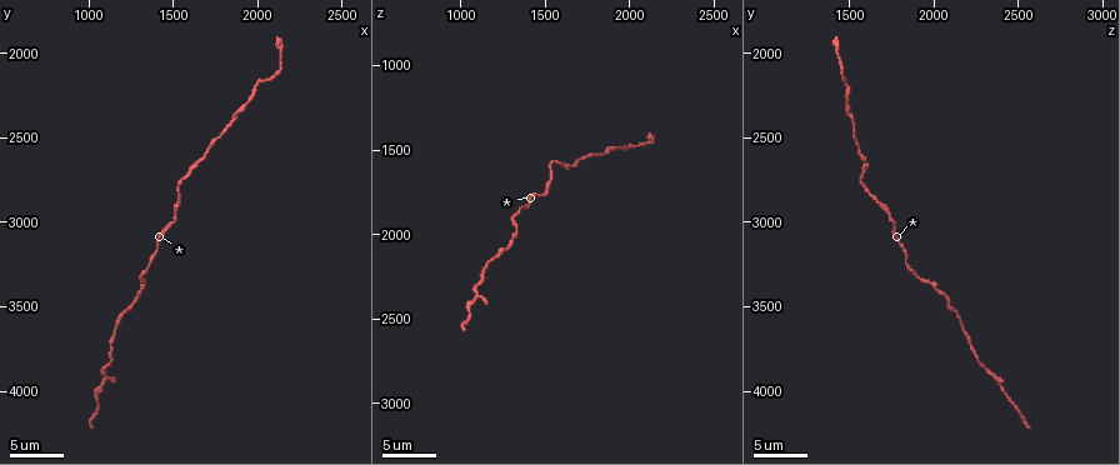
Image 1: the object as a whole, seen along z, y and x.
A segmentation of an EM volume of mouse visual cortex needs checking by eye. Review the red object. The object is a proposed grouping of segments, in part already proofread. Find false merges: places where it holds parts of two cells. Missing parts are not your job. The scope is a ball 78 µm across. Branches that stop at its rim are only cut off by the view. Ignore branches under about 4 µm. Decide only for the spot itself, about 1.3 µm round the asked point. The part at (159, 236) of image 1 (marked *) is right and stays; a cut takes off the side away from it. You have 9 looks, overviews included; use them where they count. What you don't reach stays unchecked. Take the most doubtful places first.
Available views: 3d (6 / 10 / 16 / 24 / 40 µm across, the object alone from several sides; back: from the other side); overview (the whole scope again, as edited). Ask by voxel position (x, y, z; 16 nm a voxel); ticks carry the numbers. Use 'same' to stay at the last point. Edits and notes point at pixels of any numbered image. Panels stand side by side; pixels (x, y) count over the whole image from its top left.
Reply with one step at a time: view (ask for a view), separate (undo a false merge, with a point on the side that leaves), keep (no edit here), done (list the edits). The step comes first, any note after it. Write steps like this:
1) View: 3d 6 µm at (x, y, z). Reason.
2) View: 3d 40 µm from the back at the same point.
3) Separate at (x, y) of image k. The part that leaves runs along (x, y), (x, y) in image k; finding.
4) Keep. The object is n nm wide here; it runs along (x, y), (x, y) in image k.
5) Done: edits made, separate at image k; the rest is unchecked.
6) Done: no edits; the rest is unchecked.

View: 3d 10 µm at (1960, 2280, 1480). Sudden change in width.

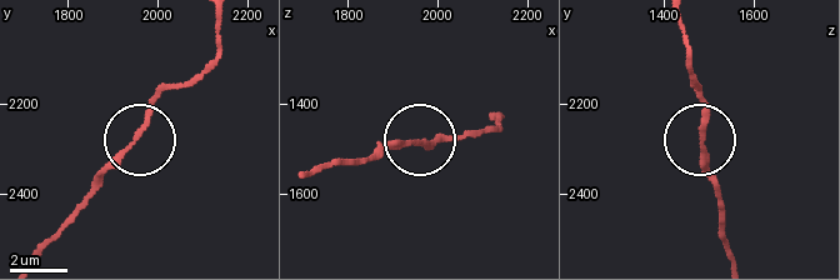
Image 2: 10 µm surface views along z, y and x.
View: 3d 6 µm at (1960, 2270, 1480).

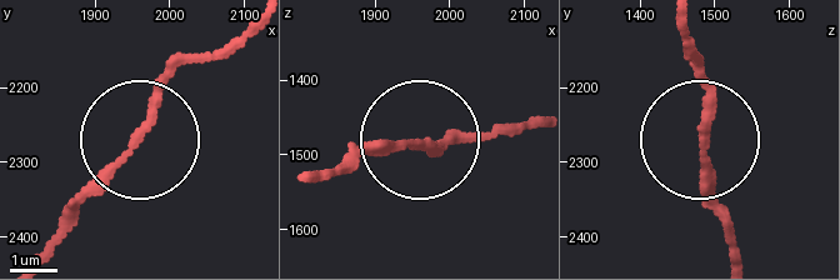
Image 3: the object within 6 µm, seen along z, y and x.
Keep. It runs along (31, 258), (164, 90), (208, 59) in image 3; continuous, no second cell.

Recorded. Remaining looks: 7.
View: 3d 16 µm at (1060, 4000, 2420). Sudden change in width.

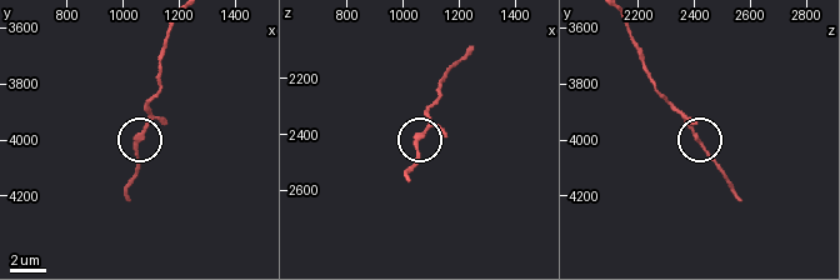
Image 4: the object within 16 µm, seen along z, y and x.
View: 3d 6 µm at (1060, 3990, 2410). Zoom in.

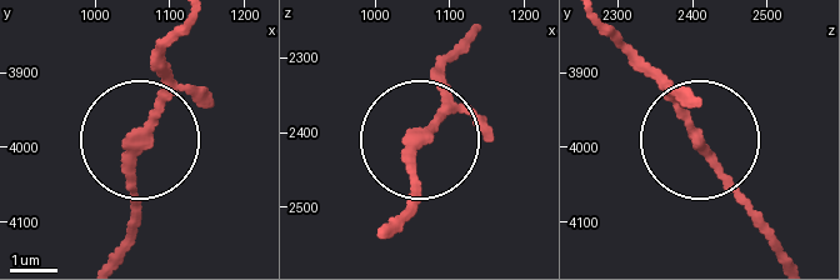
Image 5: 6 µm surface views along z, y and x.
Keep. The object is 230 nm wide here; continuous, no second cell.

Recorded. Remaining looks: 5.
View: 3d 16 µm at (1680, 2640, 1600). Thick turns thin.

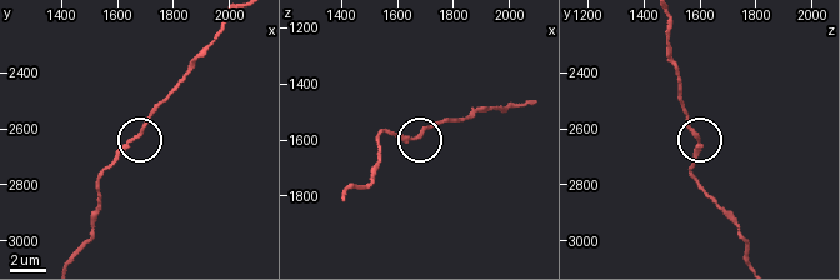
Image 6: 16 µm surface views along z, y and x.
View: 3d 16 µm from the back at (1680, 2620, 1580).

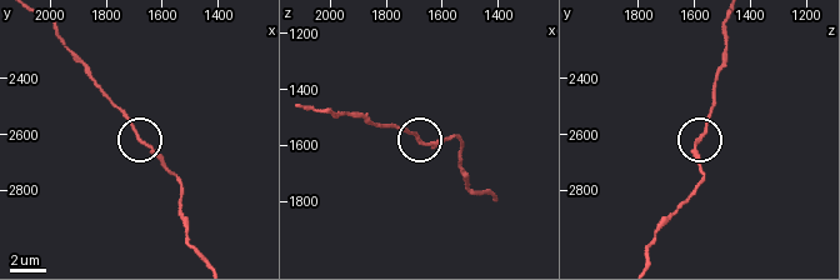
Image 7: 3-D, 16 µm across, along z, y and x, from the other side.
Keep. It runs along (646, 256), (660, 225), (699, 180), (696, 149), (714, 96) in image 7; one cell here.

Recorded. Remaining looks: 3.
View: 3d 10 µm at (1520, 2980, 1740). A narrow waist.

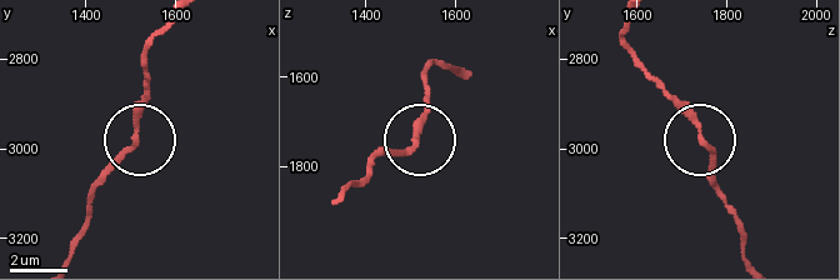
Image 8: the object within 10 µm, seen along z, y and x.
View: 3d 10 µm from the back at (1510, 2985, 1740).

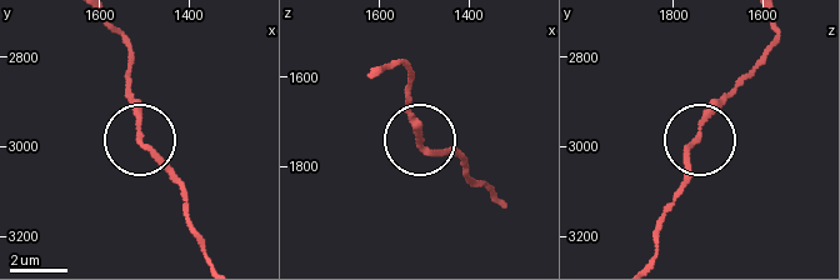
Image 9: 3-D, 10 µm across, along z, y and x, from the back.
Keep. It runs along (179, 181), (141, 141), (131, 71) in image 9; one cell here.

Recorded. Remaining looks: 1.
Done: no edits; the rest is unchecked.

